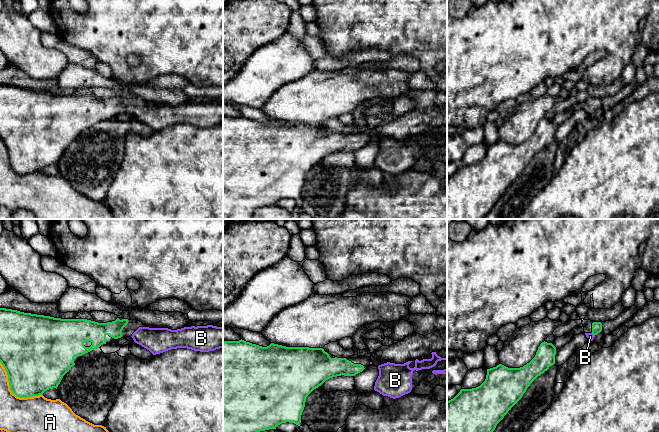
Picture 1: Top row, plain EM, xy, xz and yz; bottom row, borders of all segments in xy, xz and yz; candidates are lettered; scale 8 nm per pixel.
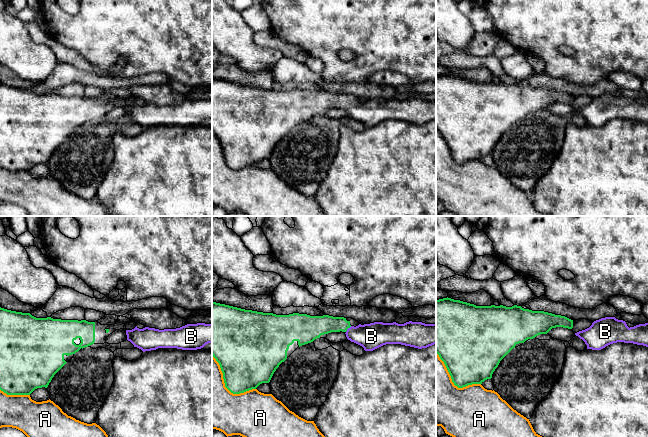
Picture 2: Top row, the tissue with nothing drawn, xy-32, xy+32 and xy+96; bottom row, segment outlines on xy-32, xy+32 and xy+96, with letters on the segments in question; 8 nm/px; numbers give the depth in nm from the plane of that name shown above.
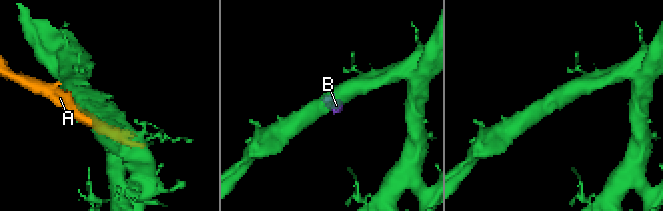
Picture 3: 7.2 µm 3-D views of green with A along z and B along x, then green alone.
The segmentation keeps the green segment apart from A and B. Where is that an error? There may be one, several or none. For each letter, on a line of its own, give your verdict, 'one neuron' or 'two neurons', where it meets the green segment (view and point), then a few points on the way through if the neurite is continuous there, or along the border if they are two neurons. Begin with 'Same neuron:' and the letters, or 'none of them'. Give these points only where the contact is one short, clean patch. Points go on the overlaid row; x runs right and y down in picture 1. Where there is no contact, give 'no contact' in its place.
Same neuron: B
A: two neurons | xy (12, 392)
B: one neuron | yz (593, 334) | across yz (596, 326), (593, 334), (590, 336)

